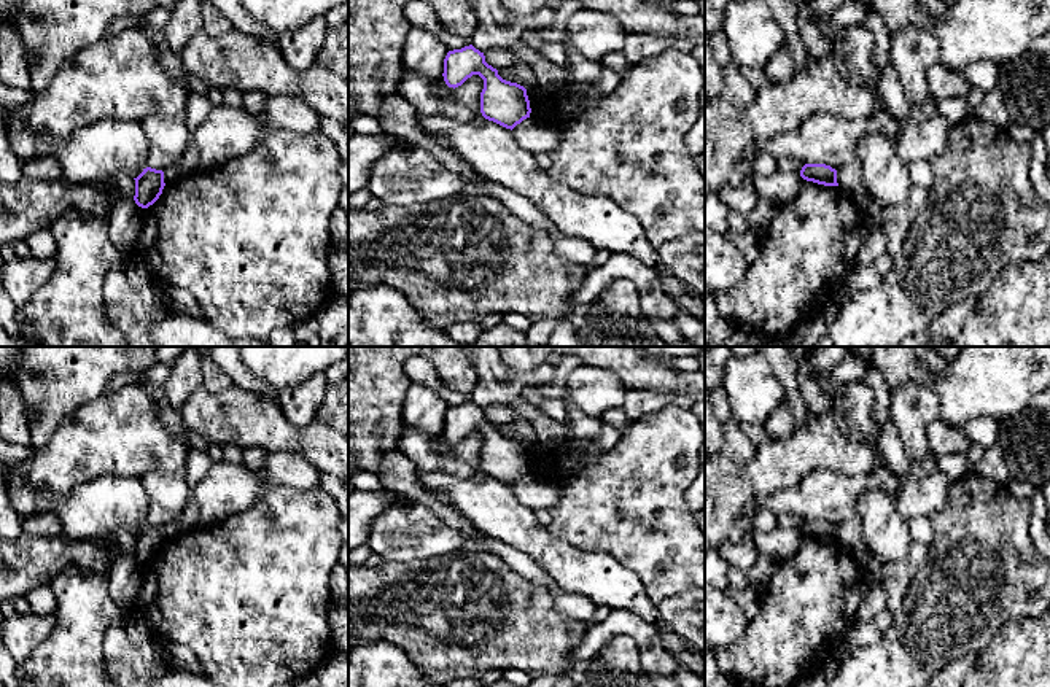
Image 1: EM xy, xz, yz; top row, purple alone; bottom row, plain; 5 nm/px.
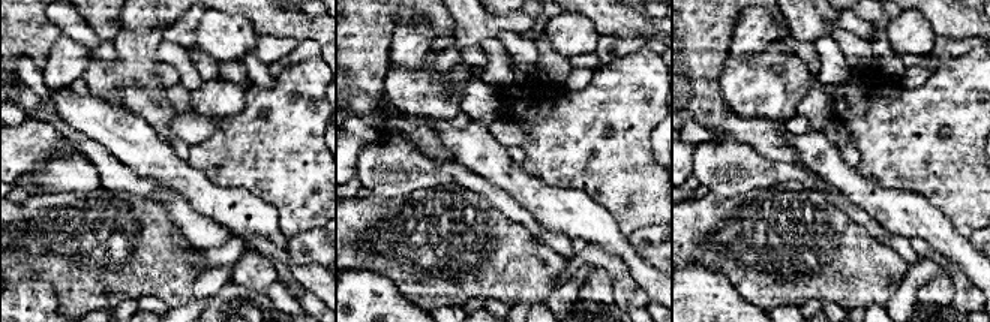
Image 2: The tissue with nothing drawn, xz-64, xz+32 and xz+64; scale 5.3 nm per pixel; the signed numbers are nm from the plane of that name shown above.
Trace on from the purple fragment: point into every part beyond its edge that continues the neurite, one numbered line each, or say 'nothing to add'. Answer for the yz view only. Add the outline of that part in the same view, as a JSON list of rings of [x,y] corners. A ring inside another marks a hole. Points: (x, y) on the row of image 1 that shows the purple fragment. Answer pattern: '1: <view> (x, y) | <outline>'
1: yz (848, 177) | [[[858,162],[846,164],[837,169],[838,188],[859,207],[867,200],[867,192],[862,186],[861,167]]]

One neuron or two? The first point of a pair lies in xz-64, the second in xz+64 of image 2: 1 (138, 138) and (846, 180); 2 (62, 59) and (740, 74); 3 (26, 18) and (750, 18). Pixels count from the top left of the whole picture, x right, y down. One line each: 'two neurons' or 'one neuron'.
1: one neuron
2: two neurons
3: two neurons

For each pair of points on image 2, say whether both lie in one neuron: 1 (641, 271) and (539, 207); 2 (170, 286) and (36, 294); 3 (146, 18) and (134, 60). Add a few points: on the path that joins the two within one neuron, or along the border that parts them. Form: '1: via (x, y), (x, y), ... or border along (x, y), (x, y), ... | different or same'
1: via (618, 246), (597, 225), (564, 210) | same
2: border along (21, 279), (45, 282), (53, 289), (59, 306) | different
3: border along (165, 26), (144, 32), (120, 30) | different

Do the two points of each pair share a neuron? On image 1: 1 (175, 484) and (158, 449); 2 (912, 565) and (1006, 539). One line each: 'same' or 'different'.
1: different
2: different

